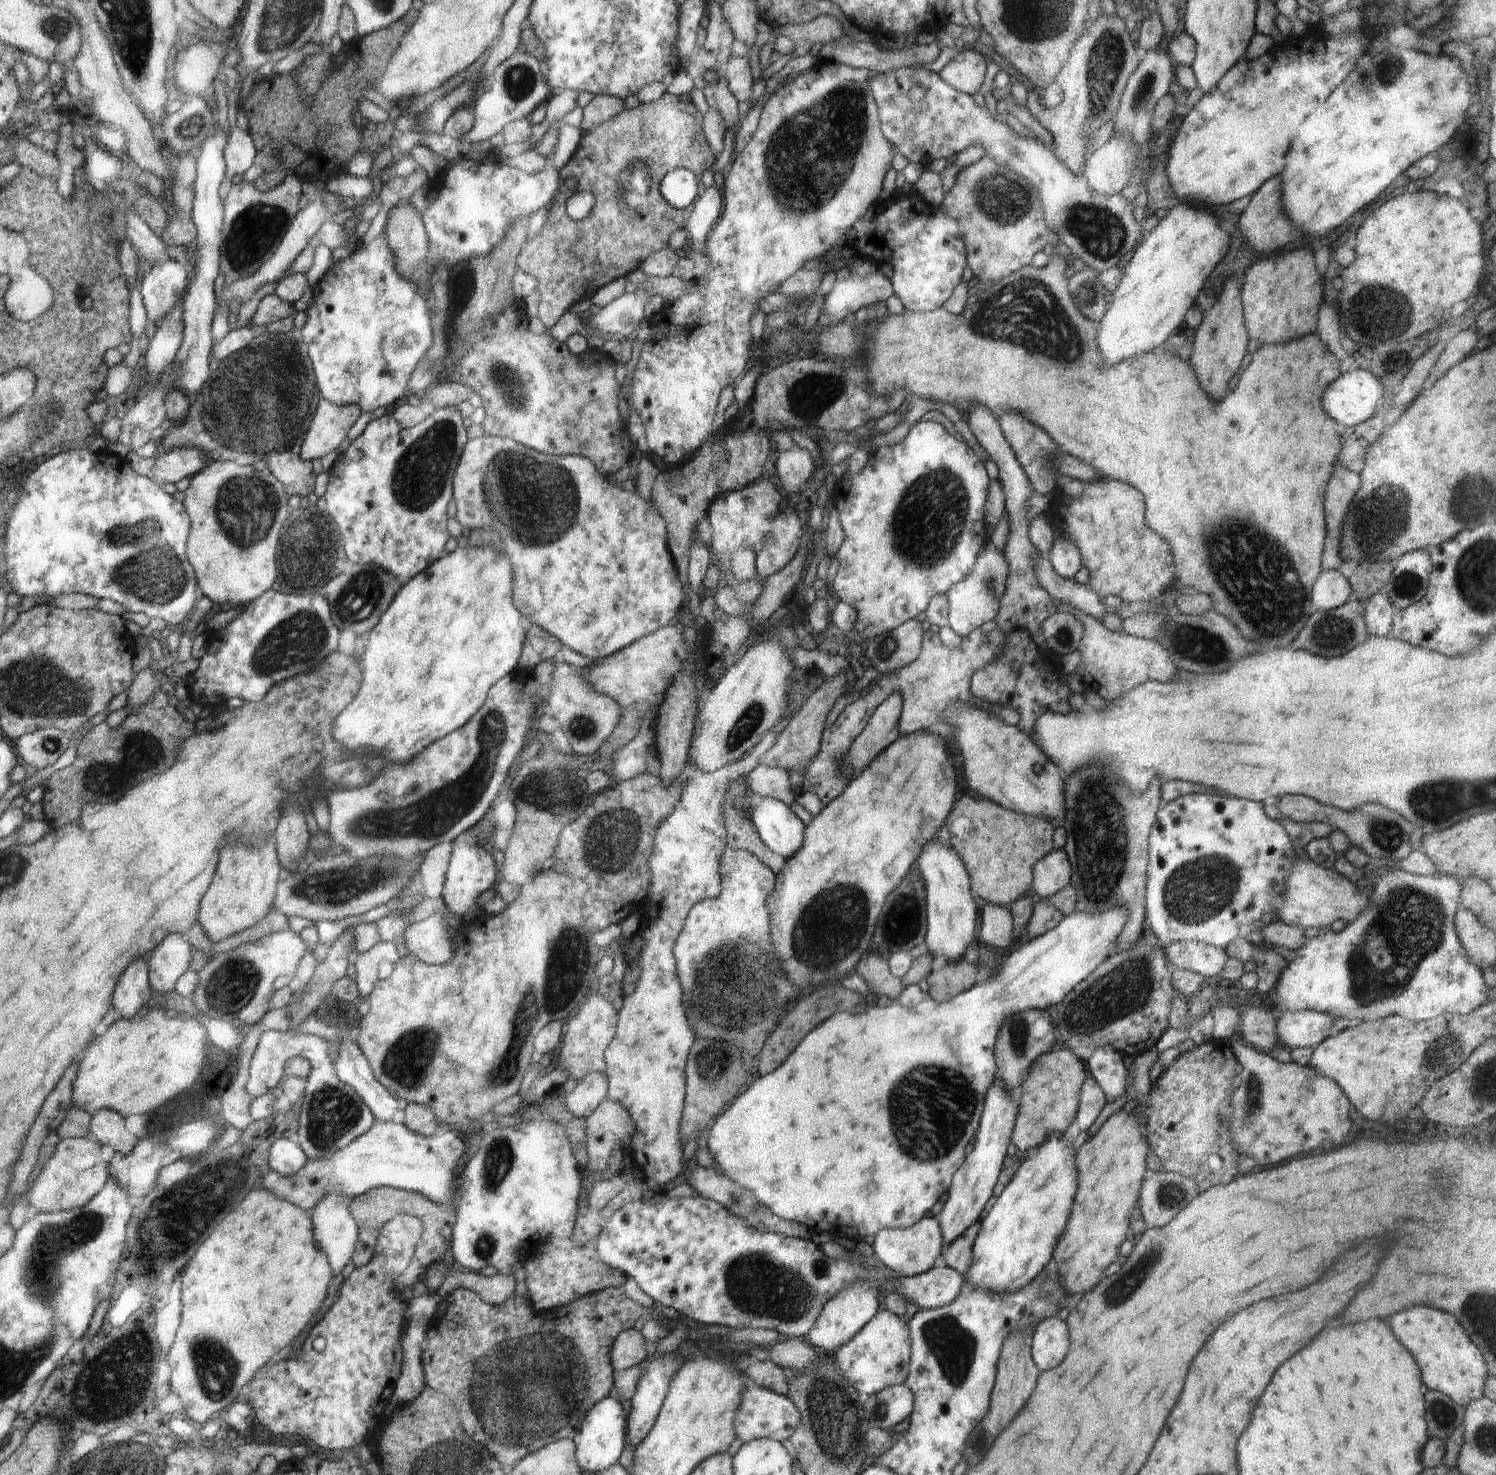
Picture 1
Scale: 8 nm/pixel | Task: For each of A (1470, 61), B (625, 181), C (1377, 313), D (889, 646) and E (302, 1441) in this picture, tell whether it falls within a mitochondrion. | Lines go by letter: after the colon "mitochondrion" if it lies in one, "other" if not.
A: other
B: mitochondrion
C: mitochondrion
D: mitochondrion
E: other

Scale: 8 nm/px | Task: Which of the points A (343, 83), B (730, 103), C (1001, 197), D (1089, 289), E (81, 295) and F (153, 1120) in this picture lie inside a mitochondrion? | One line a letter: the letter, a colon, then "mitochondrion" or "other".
A: other
B: other
C: mitochondrion
D: mitochondrion
E: other
F: other

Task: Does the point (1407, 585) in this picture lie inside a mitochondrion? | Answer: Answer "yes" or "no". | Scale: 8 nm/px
yes

